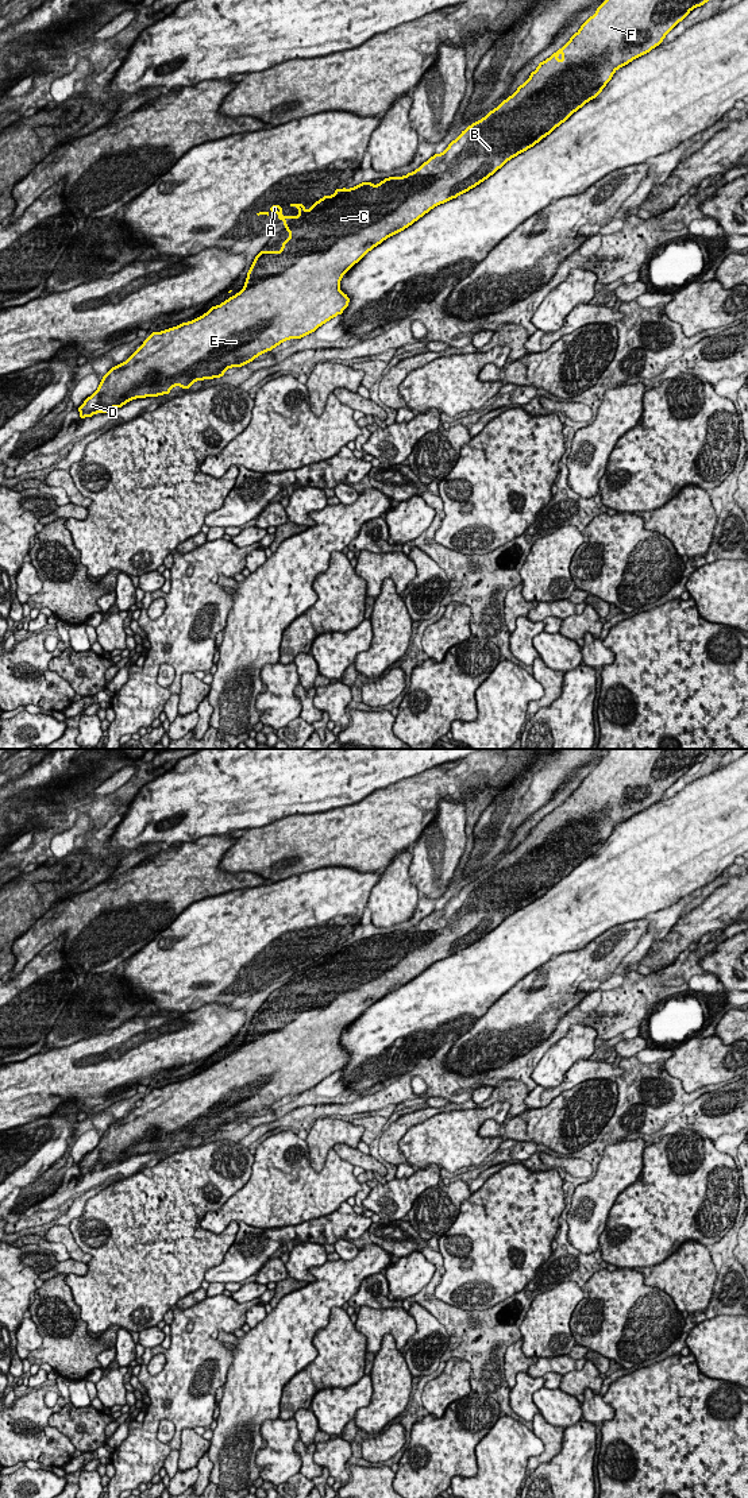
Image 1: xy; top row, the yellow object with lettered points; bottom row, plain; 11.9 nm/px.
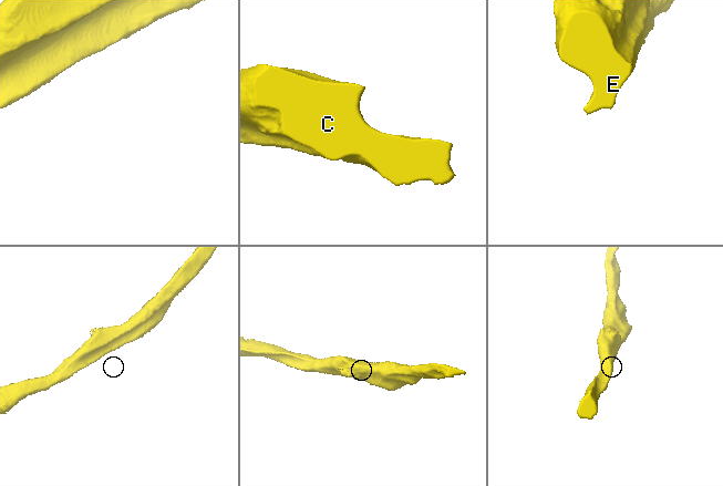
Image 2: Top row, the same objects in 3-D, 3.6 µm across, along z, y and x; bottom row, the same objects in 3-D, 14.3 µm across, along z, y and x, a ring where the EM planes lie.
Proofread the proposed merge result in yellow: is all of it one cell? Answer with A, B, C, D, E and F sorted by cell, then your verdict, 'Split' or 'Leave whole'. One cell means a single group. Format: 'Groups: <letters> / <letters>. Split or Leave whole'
Groups: A B C D E F. Leave whole

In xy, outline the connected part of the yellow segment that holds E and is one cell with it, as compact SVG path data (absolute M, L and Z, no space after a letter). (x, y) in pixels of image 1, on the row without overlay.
M609 749L609 752L608 752L608 754L606 754L606 756L605 756L605 757L604 757L604 758L602 758L602 760L601 760L601 761L599 761L599 762L598 762L598 764L597 764L597 768L595 768L595 769L594 769L594 771L593 771L593 772L590 772L590 773L589 773L589 775L587 775L587 776L586 776L586 777L585 777L585 779L583 779L583 780L582 780L582 781L581 781L581 784L579 784L579 787L578 787L578 788L577 788L577 789L574 789L574 791L572 791L572 792L571 792L571 794L570 794L570 796L568 796L568 798L567 798L567 799L566 799L566 800L564 800L564 802L563 802L563 803L562 803L562 804L559 804L559 806L558 806L558 807L556 807L556 808L554 808L554 810L552 810L552 811L551 811L551 812L550 812L550 814L547 814L547 815L545 815L545 816L543 816L543 818L540 818L540 819L539 819L539 822L537 822L537 825L536 825L536 826L535 826L535 827L532 827L532 829L531 829L531 833L529 833L529 834L528 834L528 835L527 835L527 837L525 837L525 838L524 838L524 839L523 839L523 841L520 841L520 842L518 842L518 843L517 843L517 846L516 846L516 848L514 848L514 849L513 849L513 850L512 850L512 852L509 852L509 853L508 853L508 854L506 854L506 856L504 856L504 857L502 857L502 858L501 858L501 860L500 860L500 861L498 861L498 862L497 862L497 864L496 864L496 865L493 865L493 866L490 866L490 868L489 868L489 869L487 869L487 870L486 870L486 872L485 872L485 873L483 873L483 875L481 875L481 876L478 876L478 877L475 877L475 879L473 879L473 880L471 880L471 881L469 881L469 883L467 883L467 884L466 884L466 885L464 885L464 887L462 887L462 889L460 889L460 891L459 891L459 892L458 892L458 893L456 893L456 895L455 895L455 896L452 896L452 897L451 897L451 899L450 899L450 900L448 900L448 903L447 903L447 904L446 904L446 906L444 906L444 907L443 907L443 908L442 908L442 910L435 910L435 911L433 911L433 912L431 912L431 914L429 914L429 915L428 915L428 916L427 916L427 918L424 918L424 919L423 919L423 920L421 920L421 922L420 922L420 923L419 923L419 924L417 924L417 926L415 926L415 927L412 927L412 928L408 928L408 930L406 930L406 931L404 931L404 933L389 933L389 934L385 934L385 935L383 935L383 937L381 937L381 938L379 938L379 939L378 939L378 941L373 941L373 939L371 939L371 938L362 938L362 939L359 939L359 941L356 941L356 942L354 942L354 943L351 943L351 945L346 945L346 943L343 943L343 945L336 945L336 946L335 946L335 949L333 949L333 950L332 950L332 951L324 951L324 953L323 953L323 954L321 954L321 955L319 955L319 957L316 957L316 958L313 958L313 961L312 961L312 962L311 962L311 964L309 964L309 965L308 965L308 966L305 966L305 965L304 965L304 964L305 964L305 961L304 961L304 960L290 960L290 962L297 962L297 964L298 964L298 969L300 969L300 970L298 970L298 972L284 972L284 970L282 970L282 964L281 964L281 961L273 961L273 962L270 962L270 966L269 966L269 968L259 968L259 969L257 969L257 970L258 970L258 972L259 972L259 970L267 970L267 972L269 972L269 969L270 969L270 968L275 968L275 969L277 969L277 970L278 970L278 976L281 976L281 974L282 974L282 976L284 976L284 978L282 978L282 980L284 980L284 981L285 981L285 984L286 984L286 987L288 987L288 988L289 988L289 995L288 995L288 996L284 996L284 999L282 999L282 1004L281 1004L281 1005L279 1005L279 1007L261 1007L261 1008L259 1008L259 1009L258 1009L258 1011L257 1011L257 1012L255 1012L255 1015L254 1015L254 1018L252 1018L252 1020L251 1020L251 1023L250 1023L250 1026L248 1026L248 1028L247 1028L247 1034L246 1034L246 1038L244 1038L244 1043L243 1043L243 1045L242 1045L242 1046L240 1046L240 1047L239 1047L239 1049L238 1049L238 1050L235 1050L235 1051L232 1051L232 1053L230 1053L230 1054L228 1054L228 1055L225 1055L225 1057L224 1057L224 1058L223 1058L223 1059L220 1059L220 1061L217 1061L217 1062L212 1062L212 1063L211 1063L211 1065L209 1065L209 1066L208 1066L208 1067L207 1067L207 1069L205 1069L205 1070L203 1070L203 1072L200 1072L200 1073L198 1073L198 1074L194 1074L194 1076L192 1076L192 1077L188 1077L188 1078L182 1078L182 1080L180 1080L180 1081L177 1081L177 1082L173 1082L173 1084L169 1084L169 1085L166 1085L166 1086L161 1086L161 1088L153 1088L153 1089L151 1089L151 1092L150 1092L150 1093L146 1093L146 1096L144 1096L144 1097L143 1097L143 1100L142 1100L142 1101L140 1101L140 1103L139 1103L139 1104L138 1104L138 1107L136 1107L136 1108L134 1108L134 1109L131 1109L131 1112L130 1112L130 1113L128 1113L128 1115L127 1115L127 1116L126 1116L126 1117L124 1117L124 1119L120 1119L120 1120L117 1120L117 1121L115 1121L115 1123L112 1123L112 1124L111 1124L111 1126L109 1126L109 1127L108 1127L108 1128L107 1128L107 1130L105 1130L105 1131L104 1131L104 1132L103 1132L103 1135L101 1135L101 1138L100 1138L100 1142L99 1142L99 1144L97 1144L97 1146L96 1146L96 1147L95 1147L95 1148L93 1148L93 1150L92 1150L92 1151L90 1151L90 1153L88 1153L88 1154L86 1154L86 1155L85 1155L85 1157L84 1157L84 1159L82 1159L82 1161L81 1161L81 1162L80 1162L80 1163L78 1163L78 1167L80 1167L80 1174L85 1174L85 1173L92 1173L92 1171L93 1171L93 1170L96 1170L96 1169L107 1169L107 1167L109 1167L109 1166L111 1166L111 1165L112 1165L112 1163L122 1163L122 1162L123 1162L123 1161L126 1161L126 1159L127 1159L127 1158L128 1158L128 1157L131 1157L131 1155L136 1155L136 1154L146 1154L146 1153L158 1153L158 1151L163 1151L163 1150L169 1150L169 1148L170 1148L170 1146L171 1146L171 1144L173 1144L173 1143L174 1143L174 1142L181 1142L181 1143L182 1143L182 1144L189 1144L189 1143L190 1143L190 1142L192 1142L192 1139L193 1139L193 1138L196 1138L196 1136L204 1136L204 1135L213 1135L213 1134L220 1134L220 1132L223 1132L223 1131L224 1131L224 1127L225 1127L225 1126L228 1126L228 1124L231 1124L231 1123L242 1123L242 1121L244 1121L244 1120L247 1120L247 1119L248 1119L248 1117L254 1117L254 1115L255 1115L255 1113L257 1113L257 1112L259 1112L259 1111L262 1111L262 1109L265 1109L265 1108L266 1108L266 1107L269 1107L269 1108L270 1108L270 1107L271 1107L271 1105L273 1105L273 1104L274 1104L274 1103L277 1103L277 1101L279 1101L279 1100L281 1100L281 1099L282 1099L282 1097L285 1097L285 1096L290 1096L290 1094L301 1094L301 1093L304 1093L304 1092L306 1092L306 1090L309 1090L309 1089L312 1089L312 1088L315 1088L315 1086L316 1086L316 1085L317 1085L317 1084L319 1084L319 1082L321 1082L321 1081L323 1081L323 1080L324 1080L324 1078L327 1078L327 1077L329 1077L329 1076L331 1076L331 1074L333 1074L333 1073L335 1073L335 1072L338 1072L338 1070L342 1070L342 1069L343 1069L343 1066L344 1066L344 1065L346 1065L346 1063L347 1063L347 1062L348 1062L348 1058L350 1058L350 1054L348 1054L348 1053L347 1053L347 1050L344 1050L344 1049L343 1049L343 1047L342 1047L342 1046L340 1046L340 1035L342 1035L342 1032L343 1032L343 1031L344 1031L344 1030L346 1030L346 1028L347 1028L347 1027L348 1027L348 1026L350 1026L350 1024L351 1024L351 1023L352 1023L352 1022L354 1022L354 1020L355 1020L355 1019L358 1019L358 1018L359 1018L359 1016L360 1016L360 1015L362 1015L362 1014L363 1014L363 1012L365 1012L365 1011L366 1011L366 1009L367 1009L367 1008L369 1008L369 1007L371 1007L371 1005L373 1005L373 1004L374 1004L374 1003L377 1003L377 1001L378 1001L378 1000L381 1000L381 999L382 999L382 997L383 997L383 996L386 996L386 995L388 995L388 993L390 993L390 992L392 992L392 991L396 991L396 989L398 989L398 988L401 988L401 987L404 987L404 985L405 985L405 984L408 984L408 982L409 982L409 981L412 981L412 980L413 980L413 978L415 978L415 977L417 977L417 976L419 976L419 974L420 974L420 973L423 973L423 972L424 972L424 970L425 970L425 969L428 969L428 968L429 968L429 966L431 966L431 965L433 965L433 964L435 964L435 962L437 962L437 961L440 961L440 960L444 960L444 958L447 958L447 957L450 957L450 955L452 955L452 954L456 954L456 953L458 953L458 951L460 951L460 950L463 950L463 949L466 949L466 947L469 947L469 946L470 946L470 945L473 945L473 943L475 943L475 942L477 942L477 941L479 941L479 939L481 939L481 938L483 938L483 937L485 937L485 935L487 935L487 934L489 934L489 933L490 933L490 931L493 931L493 930L494 930L494 928L496 928L496 927L497 927L497 926L498 926L498 924L501 924L501 923L502 923L502 922L504 922L504 920L505 920L505 919L506 919L506 918L508 918L508 916L509 916L509 915L512 915L512 914L514 914L514 912L517 912L517 911L518 911L518 910L520 910L520 908L524 908L524 907L527 907L527 906L528 906L528 904L531 904L531 903L533 903L533 901L535 901L535 900L536 900L536 899L539 899L539 897L540 897L540 896L541 896L541 895L543 895L543 893L544 893L544 892L547 892L547 891L550 891L550 889L551 889L551 888L552 888L552 887L554 887L554 885L555 885L555 884L556 884L556 883L559 883L559 881L560 881L560 880L562 880L562 879L564 879L564 877L566 877L566 876L567 876L567 875L568 875L568 873L570 873L570 872L571 872L571 870L572 870L572 869L574 869L574 868L577 868L577 866L578 866L578 865L579 865L579 864L582 864L582 862L583 862L583 861L585 861L585 860L586 860L586 858L589 858L589 857L590 857L590 856L591 856L591 854L595 854L595 853L597 853L597 852L598 852L598 850L599 850L599 849L601 849L601 848L602 848L602 845L604 845L604 843L605 843L605 842L606 842L606 839L608 839L608 838L609 838L609 837L610 837L610 835L612 835L612 833L613 833L613 830L614 830L614 827L616 827L616 826L617 826L617 825L620 825L620 823L622 823L622 822L625 822L625 821L628 821L628 819L629 819L629 818L631 818L631 816L633 816L633 815L636 815L636 814L639 814L639 812L641 812L641 811L644 811L644 810L648 810L648 808L649 808L649 807L651 807L651 806L652 806L652 804L655 804L655 803L656 803L656 802L659 802L659 800L662 800L662 796L663 796L663 795L664 795L664 794L666 794L666 791L667 791L667 789L668 789L668 788L670 788L670 787L671 787L671 785L672 785L672 784L674 784L674 783L675 783L675 781L676 781L676 780L678 780L678 779L679 779L679 777L682 777L682 776L683 776L683 775L685 775L685 773L686 773L686 772L687 772L687 771L689 771L689 768L690 768L690 767L691 767L691 765L694 765L694 764L695 764L695 762L701 762L701 761L703 761L703 760L705 760L705 758L706 758L706 757L709 757L709 756L712 756L712 753L713 753L713 752L716 752L716 750L717 750L717 749Z

